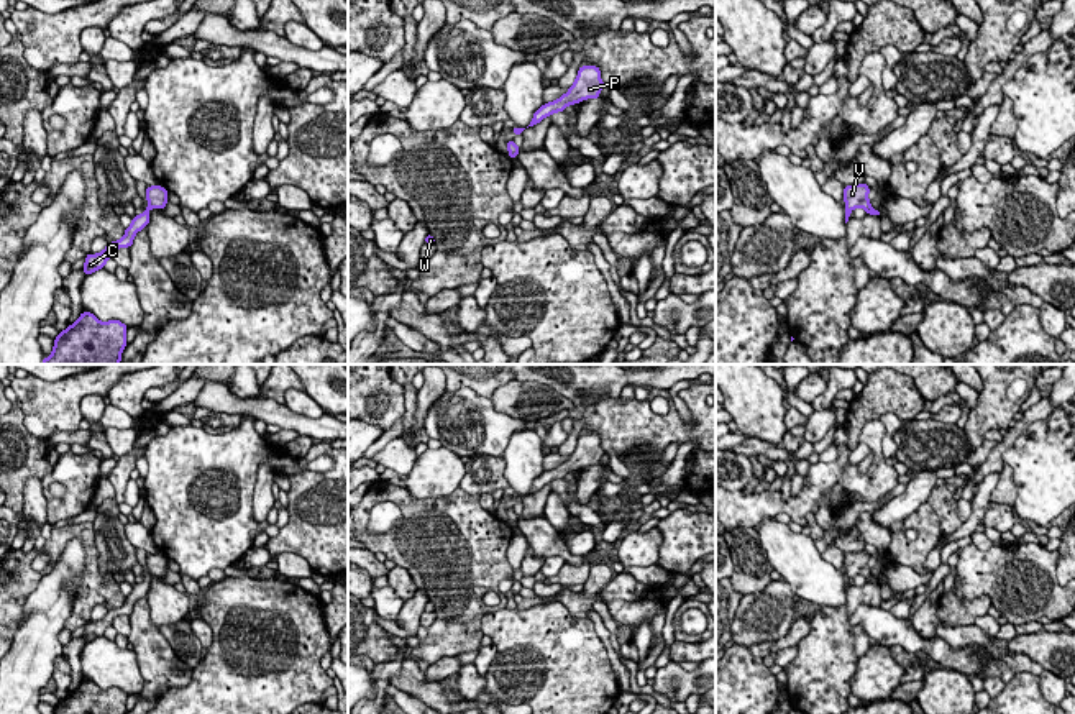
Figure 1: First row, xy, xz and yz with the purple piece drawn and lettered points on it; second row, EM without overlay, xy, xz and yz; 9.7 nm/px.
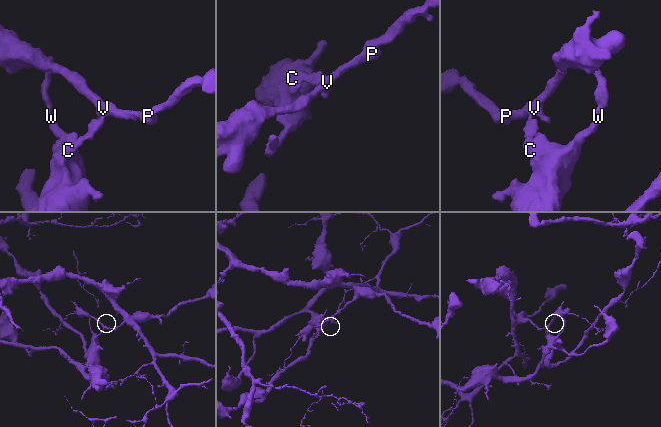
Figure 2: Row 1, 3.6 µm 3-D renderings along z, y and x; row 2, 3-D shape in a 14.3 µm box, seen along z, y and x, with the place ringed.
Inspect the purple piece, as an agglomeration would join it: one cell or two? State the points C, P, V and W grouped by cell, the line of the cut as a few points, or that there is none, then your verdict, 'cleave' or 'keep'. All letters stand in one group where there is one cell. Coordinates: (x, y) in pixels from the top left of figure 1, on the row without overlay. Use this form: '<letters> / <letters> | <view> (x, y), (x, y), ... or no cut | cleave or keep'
C W / P V | xz (517, 496), (512, 498) | cleave

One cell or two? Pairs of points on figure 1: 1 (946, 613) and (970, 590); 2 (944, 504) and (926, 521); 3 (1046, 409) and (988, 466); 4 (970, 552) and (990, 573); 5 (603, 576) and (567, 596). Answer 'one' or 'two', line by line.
1: two
2: two
3: one
4: one
5: one

